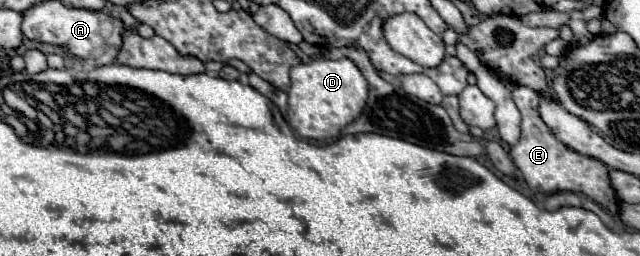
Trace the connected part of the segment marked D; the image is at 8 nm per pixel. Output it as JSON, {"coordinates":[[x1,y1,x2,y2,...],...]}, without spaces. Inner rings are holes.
{"coordinates":[[315,58,311,62,297,64,291,68,291,82,293,82,293,90,289,88,287,118,291,128,299,132,301,138,315,138,315,140,337,138,339,132,347,124,351,124,365,106,367,82,349,58,341,58,341,60],[327,104,339,108,327,108]]}

